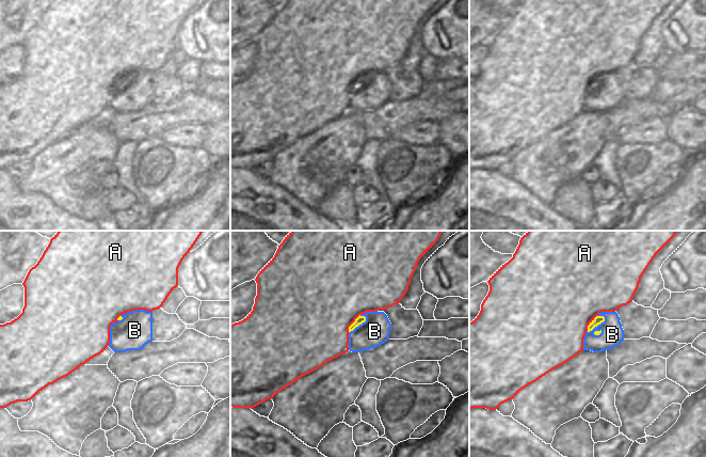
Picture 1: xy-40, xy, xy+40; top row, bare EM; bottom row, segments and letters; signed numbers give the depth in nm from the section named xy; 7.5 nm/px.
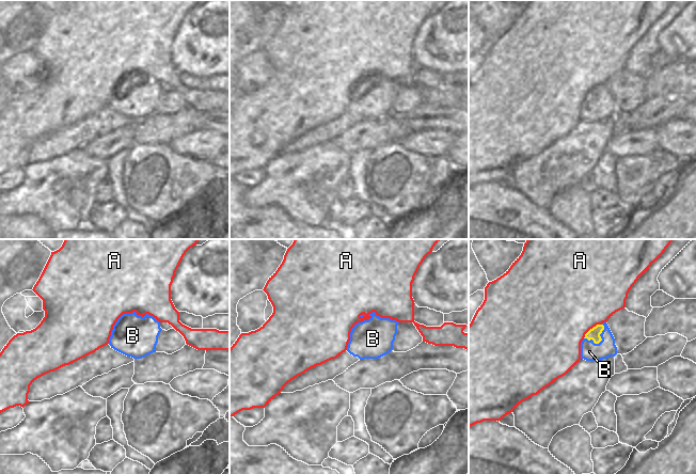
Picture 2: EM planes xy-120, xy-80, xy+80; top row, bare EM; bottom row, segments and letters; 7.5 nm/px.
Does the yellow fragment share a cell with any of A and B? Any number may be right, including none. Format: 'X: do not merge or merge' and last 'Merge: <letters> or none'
A: do not merge
B: merge
Merge: B

